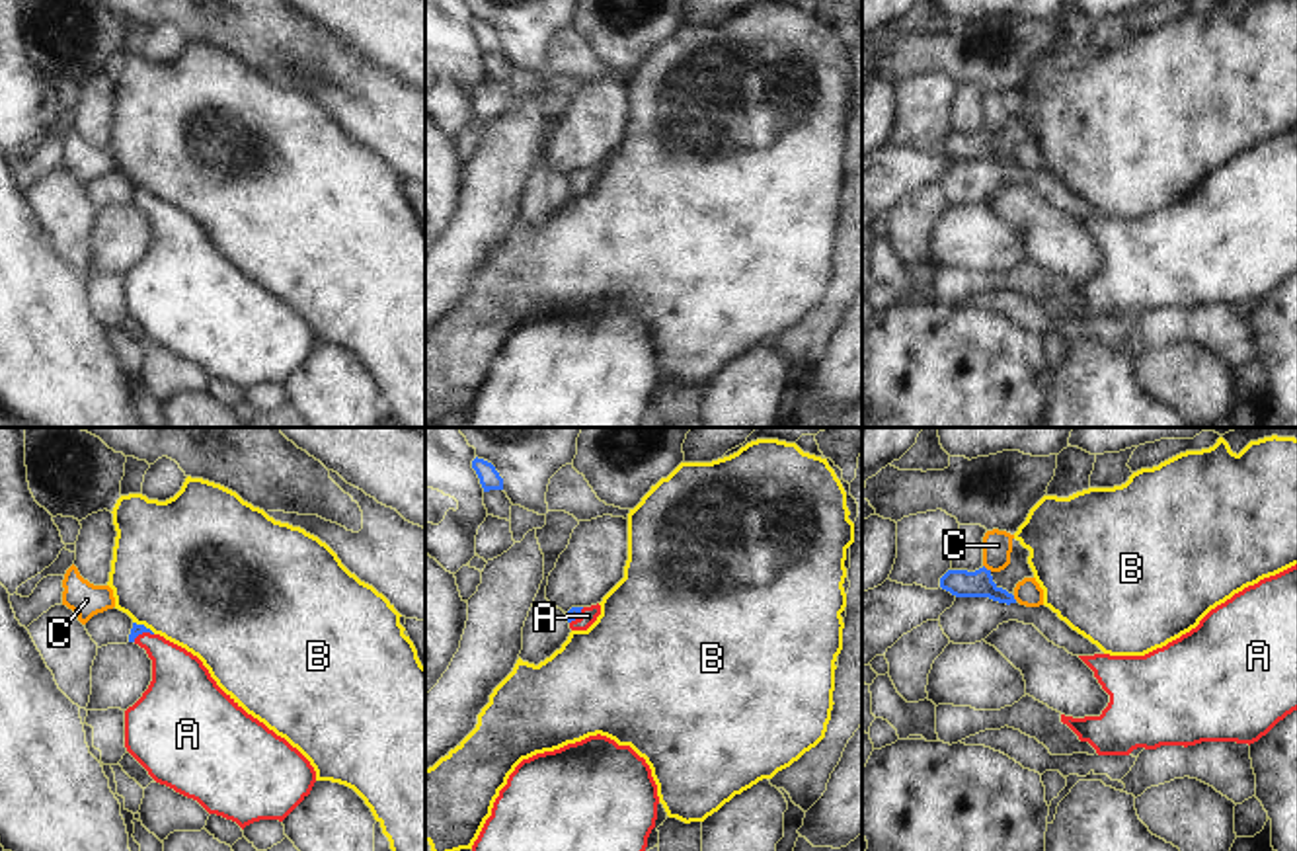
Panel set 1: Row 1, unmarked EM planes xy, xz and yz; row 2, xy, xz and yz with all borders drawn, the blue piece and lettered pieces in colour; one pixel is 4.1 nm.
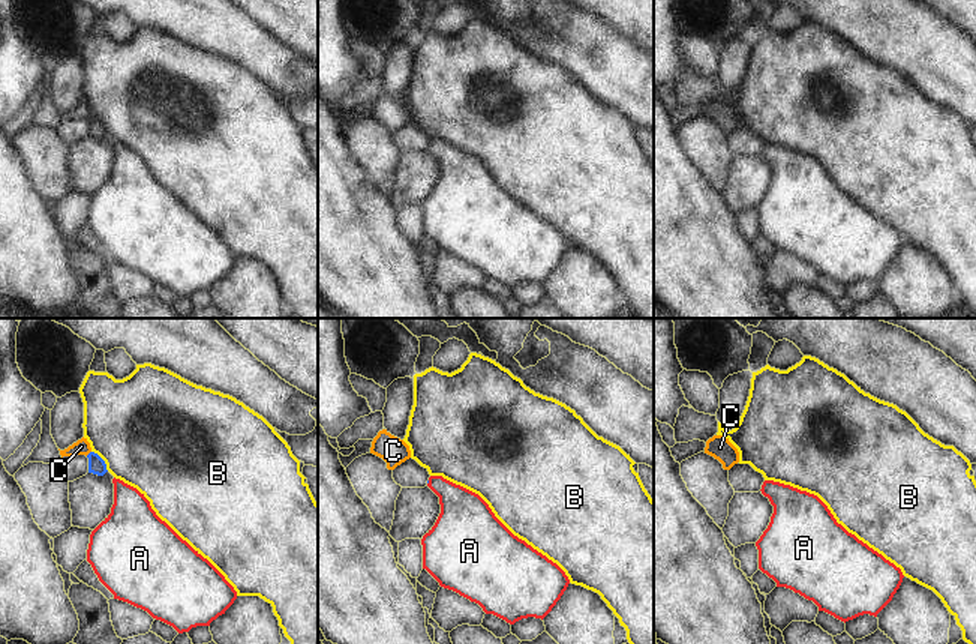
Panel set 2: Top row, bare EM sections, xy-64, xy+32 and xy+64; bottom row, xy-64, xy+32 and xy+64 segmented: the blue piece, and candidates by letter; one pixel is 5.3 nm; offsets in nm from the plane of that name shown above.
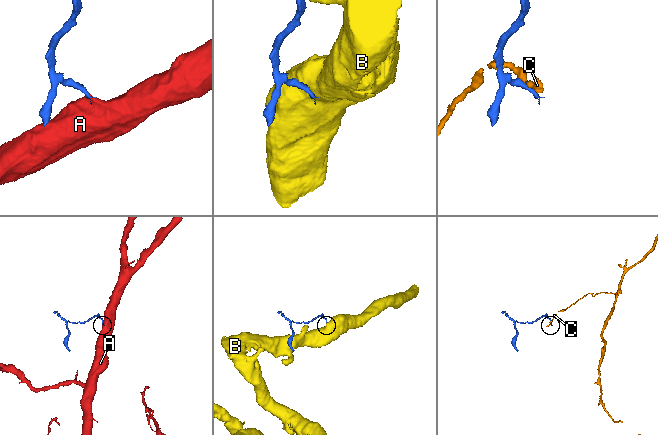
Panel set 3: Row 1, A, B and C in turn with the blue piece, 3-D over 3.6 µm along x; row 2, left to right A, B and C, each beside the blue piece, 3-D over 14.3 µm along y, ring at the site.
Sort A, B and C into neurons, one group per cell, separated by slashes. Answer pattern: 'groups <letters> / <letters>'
groups A / B / C

